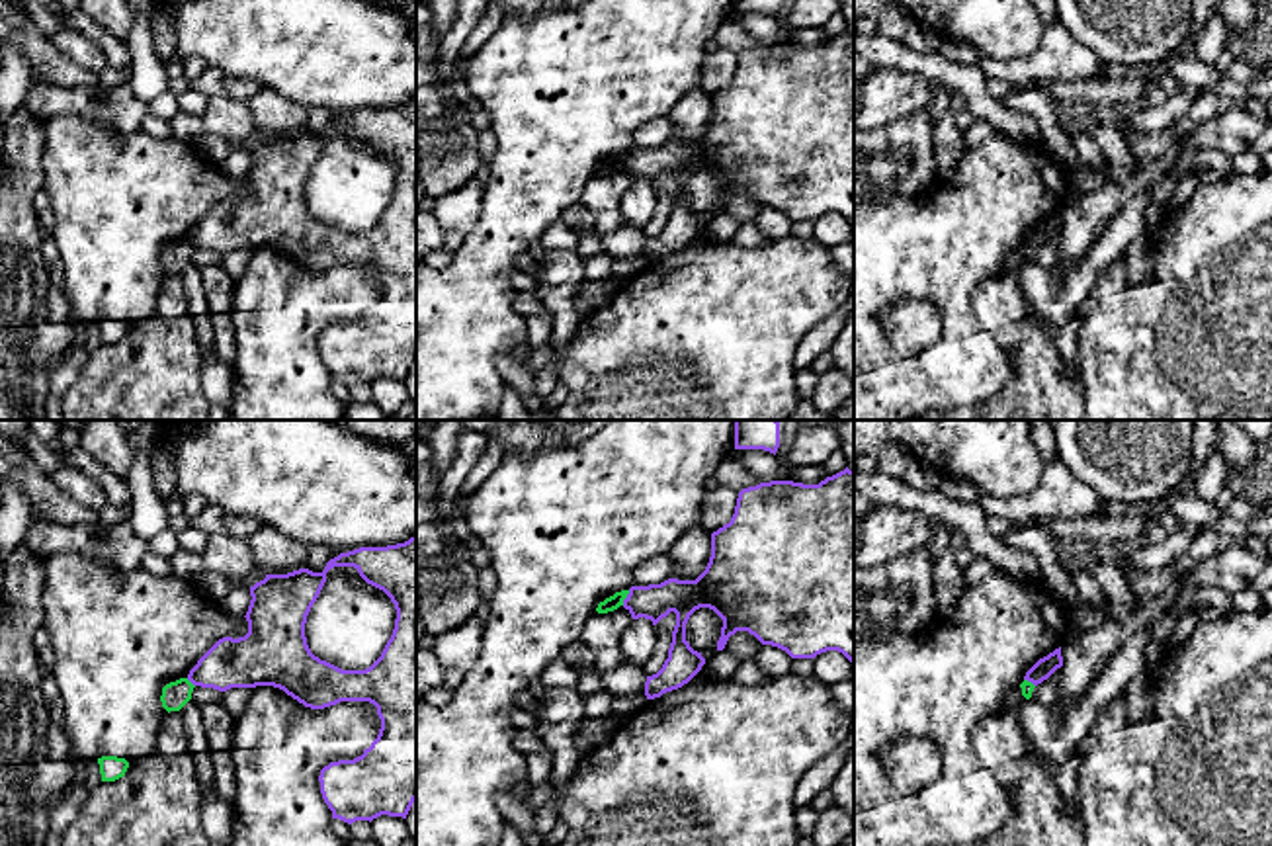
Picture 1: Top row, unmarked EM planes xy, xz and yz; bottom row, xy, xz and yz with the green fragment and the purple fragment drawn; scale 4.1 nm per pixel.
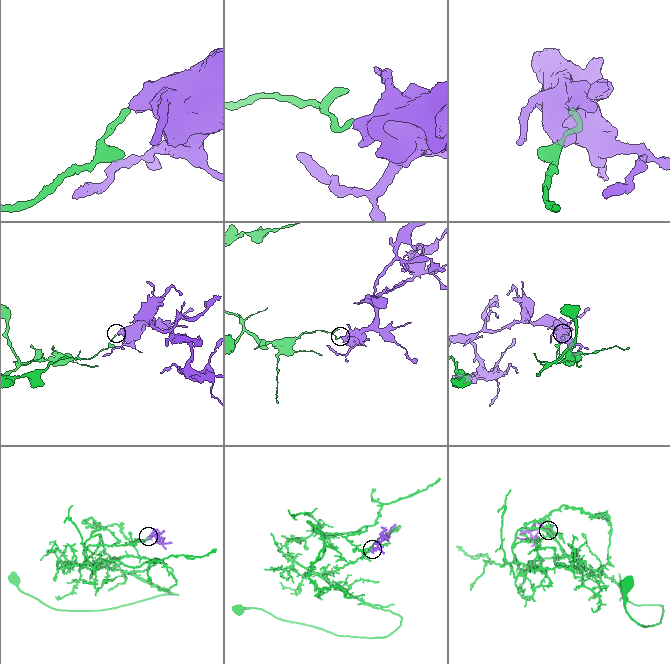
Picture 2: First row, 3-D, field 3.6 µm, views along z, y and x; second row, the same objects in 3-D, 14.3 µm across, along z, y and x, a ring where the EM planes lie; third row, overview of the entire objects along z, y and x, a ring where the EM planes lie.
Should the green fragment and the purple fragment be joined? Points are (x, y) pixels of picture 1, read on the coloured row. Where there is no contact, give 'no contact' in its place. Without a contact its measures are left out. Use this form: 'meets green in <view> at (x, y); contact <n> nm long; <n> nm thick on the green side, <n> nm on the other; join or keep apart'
meets green in xz at (626, 596); contact 70 nm long; 60 nm thick on the green side, 150 nm on the other; keep apart

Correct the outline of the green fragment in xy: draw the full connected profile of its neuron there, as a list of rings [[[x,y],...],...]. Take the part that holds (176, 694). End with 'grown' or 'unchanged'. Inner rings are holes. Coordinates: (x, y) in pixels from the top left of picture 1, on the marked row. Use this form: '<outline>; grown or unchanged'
[[[188,678],[166,684],[160,696],[162,707],[168,713],[180,711],[191,699],[193,688],[195,686]]]; unchanged

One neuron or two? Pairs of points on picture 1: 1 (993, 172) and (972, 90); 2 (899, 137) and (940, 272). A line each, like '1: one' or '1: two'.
1: two
2: two

